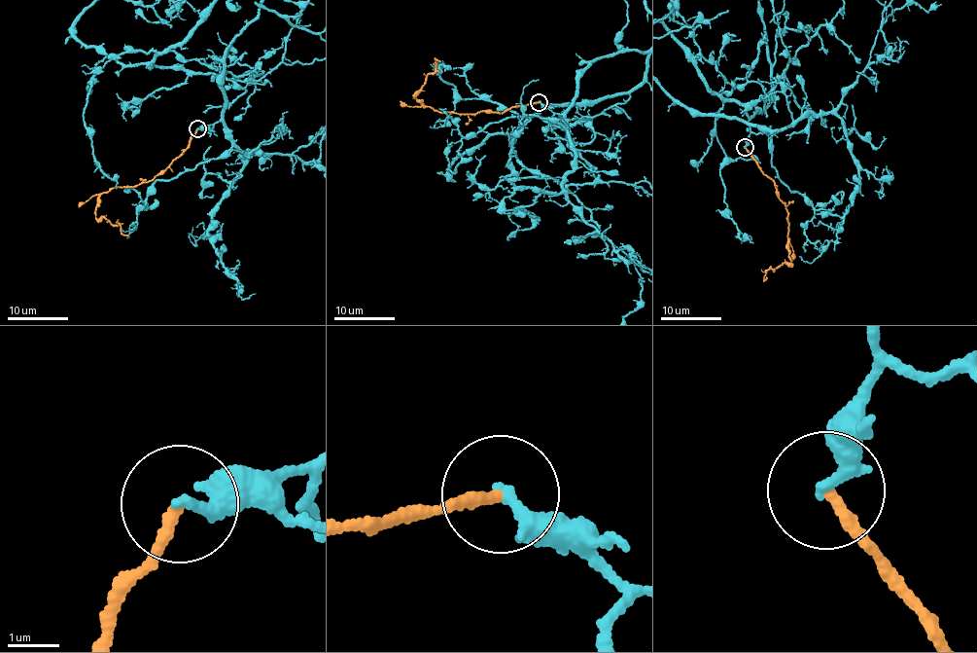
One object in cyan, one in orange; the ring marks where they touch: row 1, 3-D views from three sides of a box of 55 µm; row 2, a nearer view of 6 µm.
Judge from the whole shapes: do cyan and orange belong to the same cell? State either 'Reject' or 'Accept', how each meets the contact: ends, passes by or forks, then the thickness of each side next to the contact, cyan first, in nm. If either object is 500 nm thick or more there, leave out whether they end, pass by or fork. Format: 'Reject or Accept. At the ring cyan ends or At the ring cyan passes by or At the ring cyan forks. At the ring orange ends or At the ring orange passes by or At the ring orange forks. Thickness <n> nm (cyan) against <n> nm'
Reject. At the ring cyan ends. At the ring orange ends. Thickness 240 nm (cyan) against 240 nm

